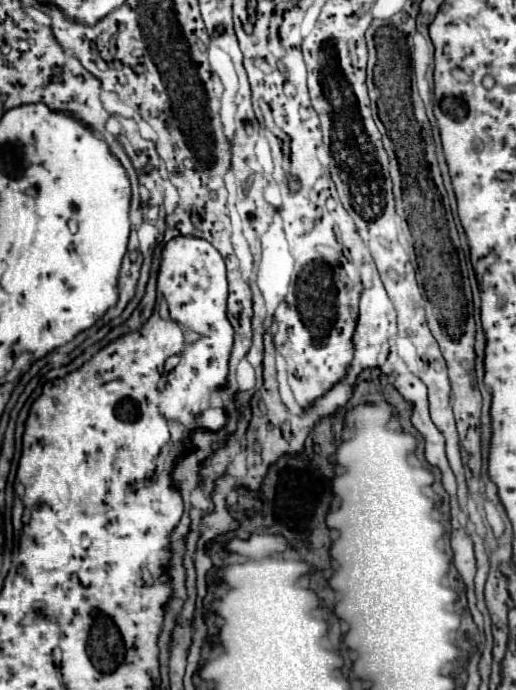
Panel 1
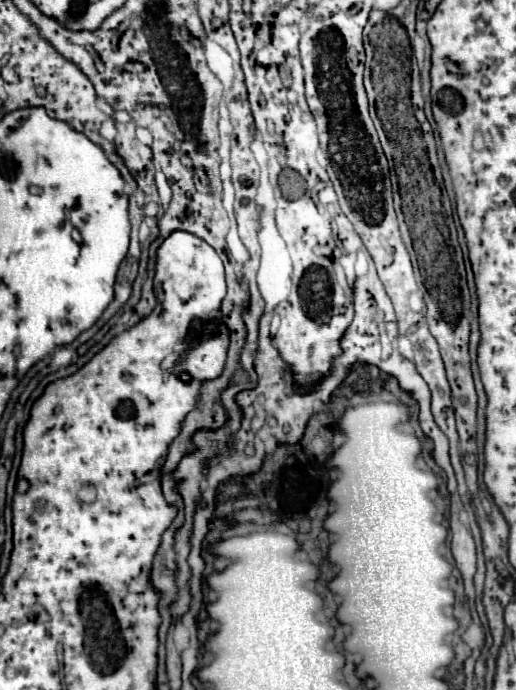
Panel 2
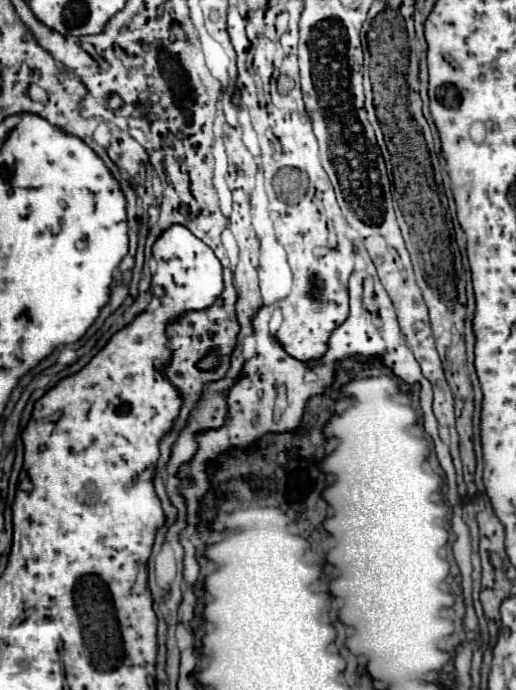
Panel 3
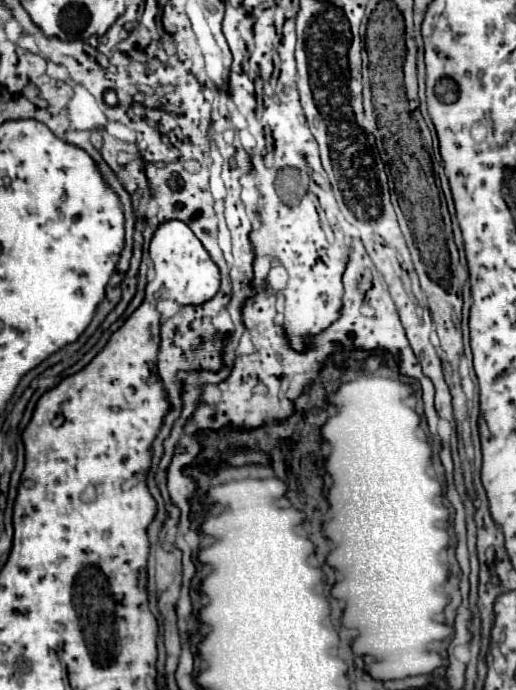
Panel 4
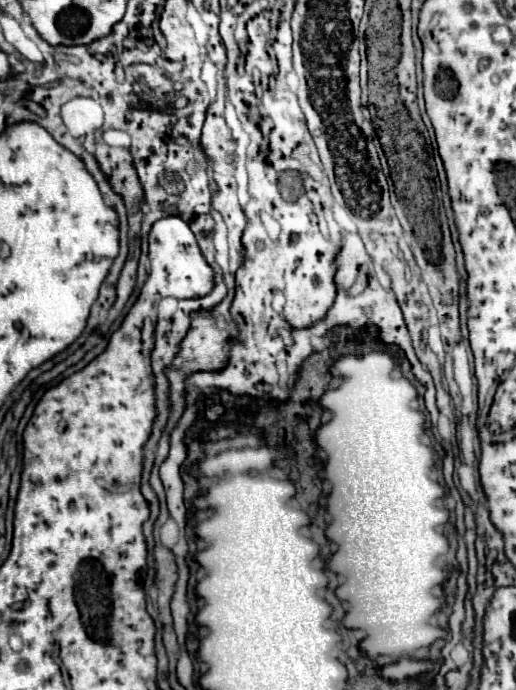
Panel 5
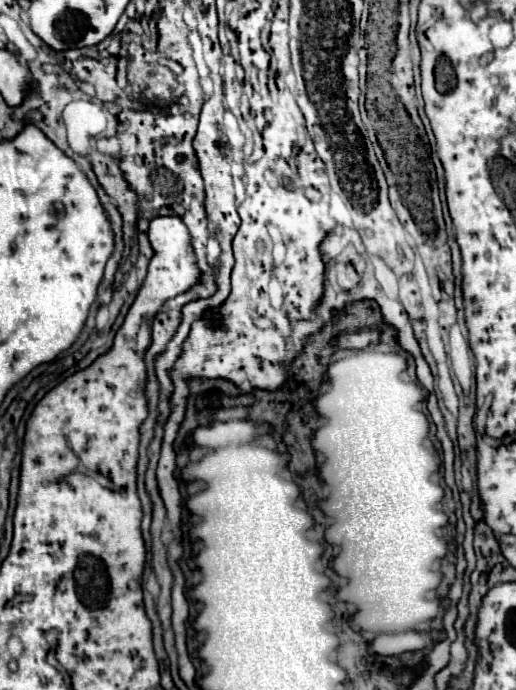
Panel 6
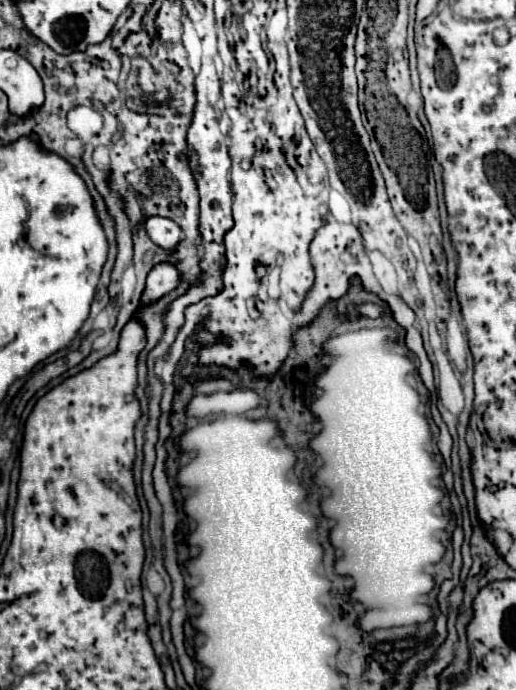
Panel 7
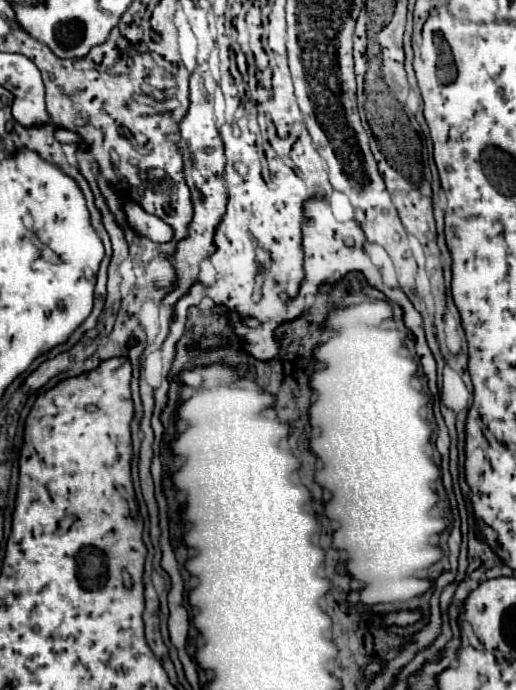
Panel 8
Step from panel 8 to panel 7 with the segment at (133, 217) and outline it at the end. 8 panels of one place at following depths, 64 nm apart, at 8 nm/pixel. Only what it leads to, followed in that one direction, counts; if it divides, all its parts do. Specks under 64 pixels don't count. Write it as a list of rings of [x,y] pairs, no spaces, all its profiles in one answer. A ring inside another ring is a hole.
[[[162,216],[148,218],[146,232],[148,232],[150,240],[166,252],[176,252],[176,246],[182,240],[182,228],[174,220],[162,218]]]

